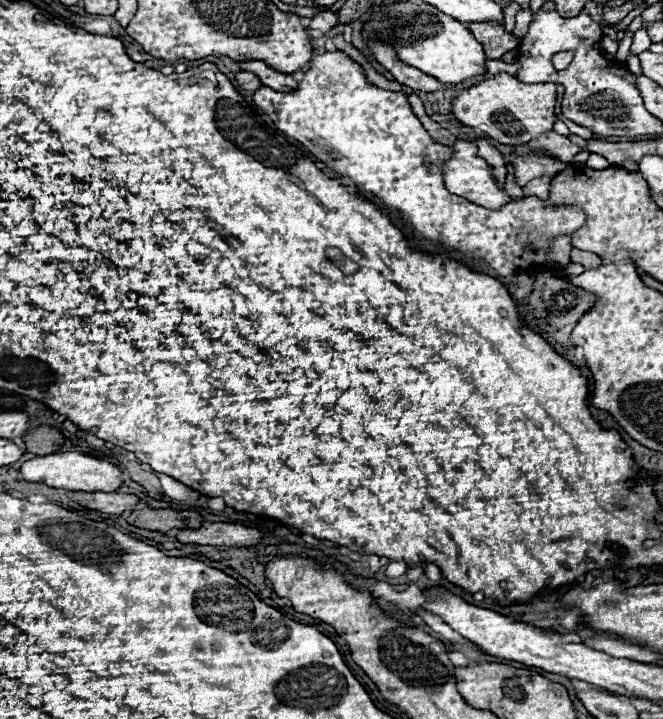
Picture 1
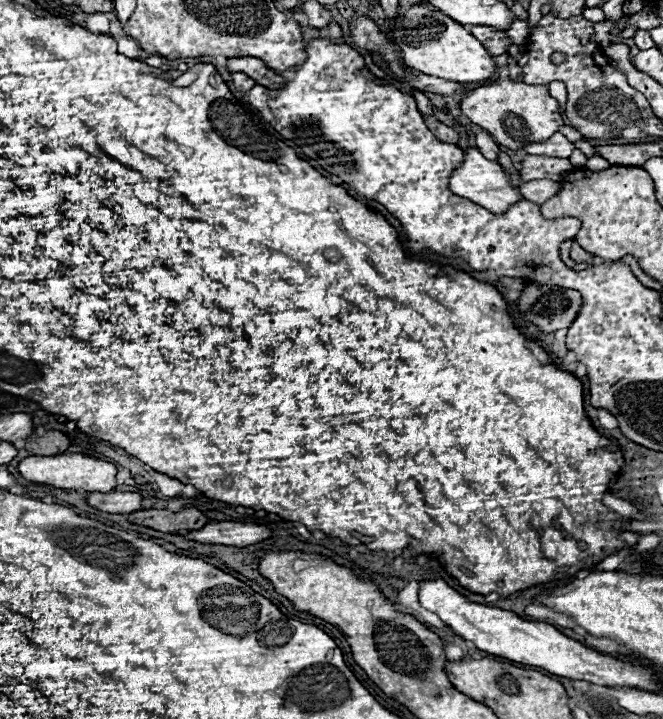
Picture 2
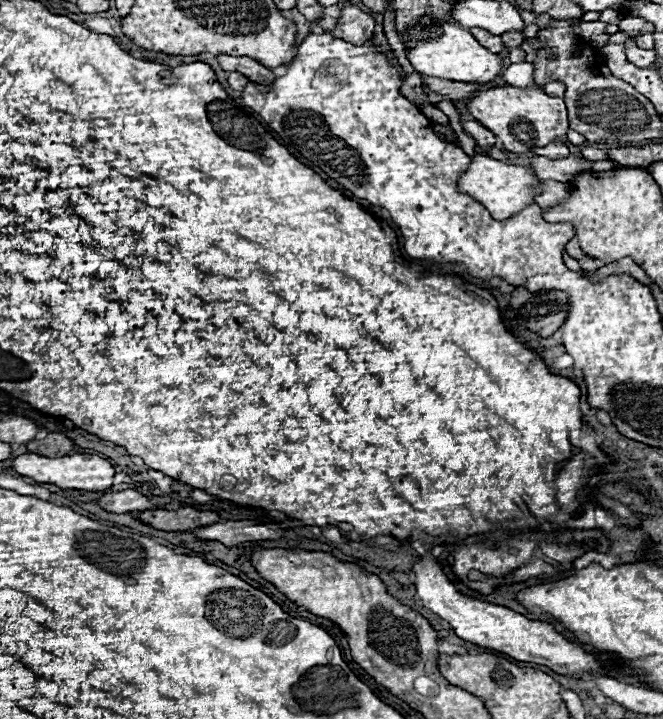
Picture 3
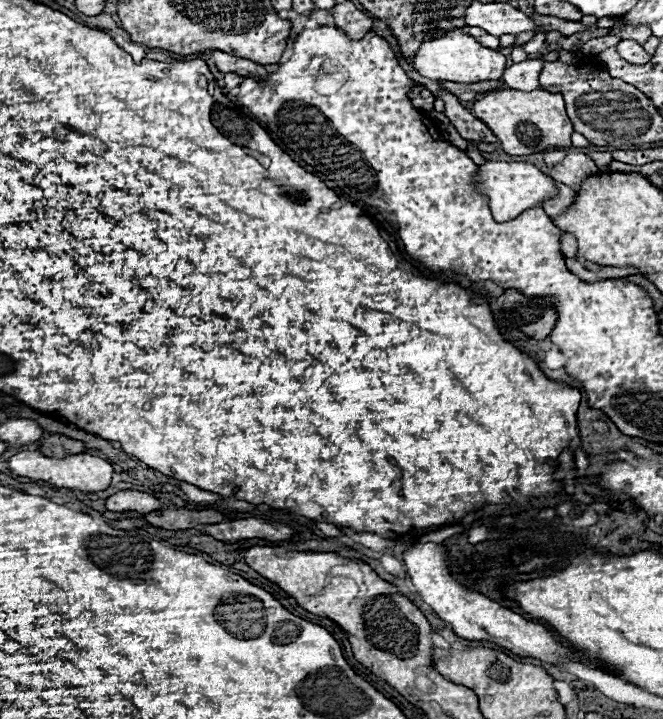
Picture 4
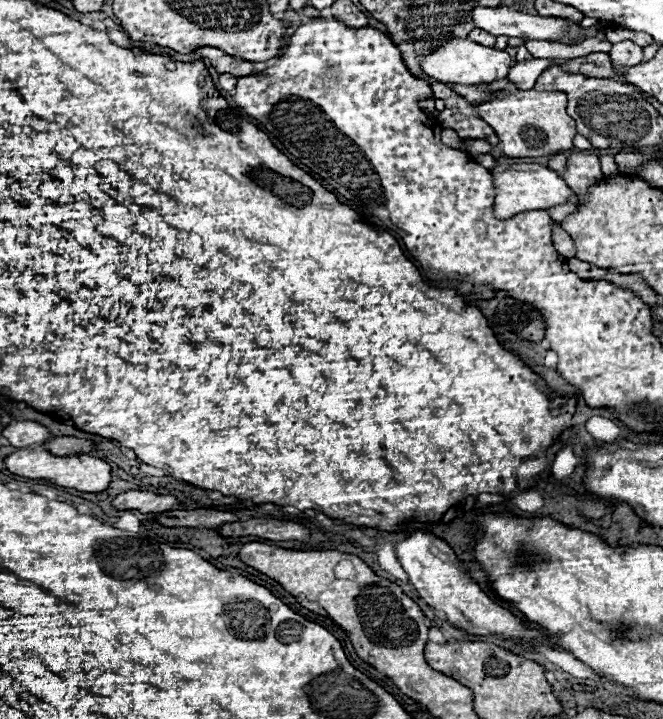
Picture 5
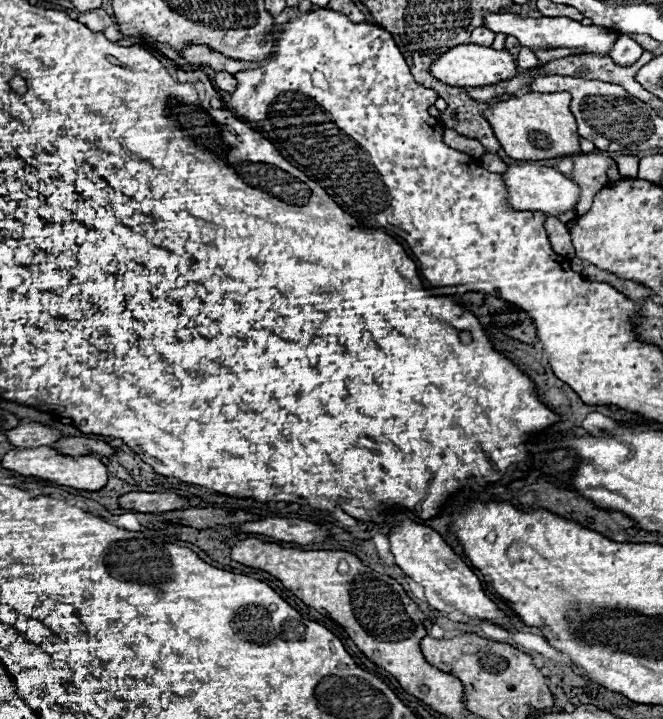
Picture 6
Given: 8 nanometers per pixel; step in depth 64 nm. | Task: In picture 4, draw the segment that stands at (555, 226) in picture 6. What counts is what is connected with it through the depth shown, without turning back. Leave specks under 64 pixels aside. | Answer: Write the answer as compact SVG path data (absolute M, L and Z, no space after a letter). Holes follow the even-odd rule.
M562 234L560 236L560 252L566 256L566 258L574 258L578 254L578 248L576 248L576 238L572 234Z

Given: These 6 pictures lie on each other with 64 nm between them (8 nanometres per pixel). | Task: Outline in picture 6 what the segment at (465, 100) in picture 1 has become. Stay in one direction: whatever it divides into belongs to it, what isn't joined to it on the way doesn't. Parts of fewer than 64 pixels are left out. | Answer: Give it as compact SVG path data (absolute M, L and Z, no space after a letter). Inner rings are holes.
M568 92L518 94L506 102L490 104L482 114L492 124L492 130L506 154L514 160L550 160L582 152L576 118L570 112Z

